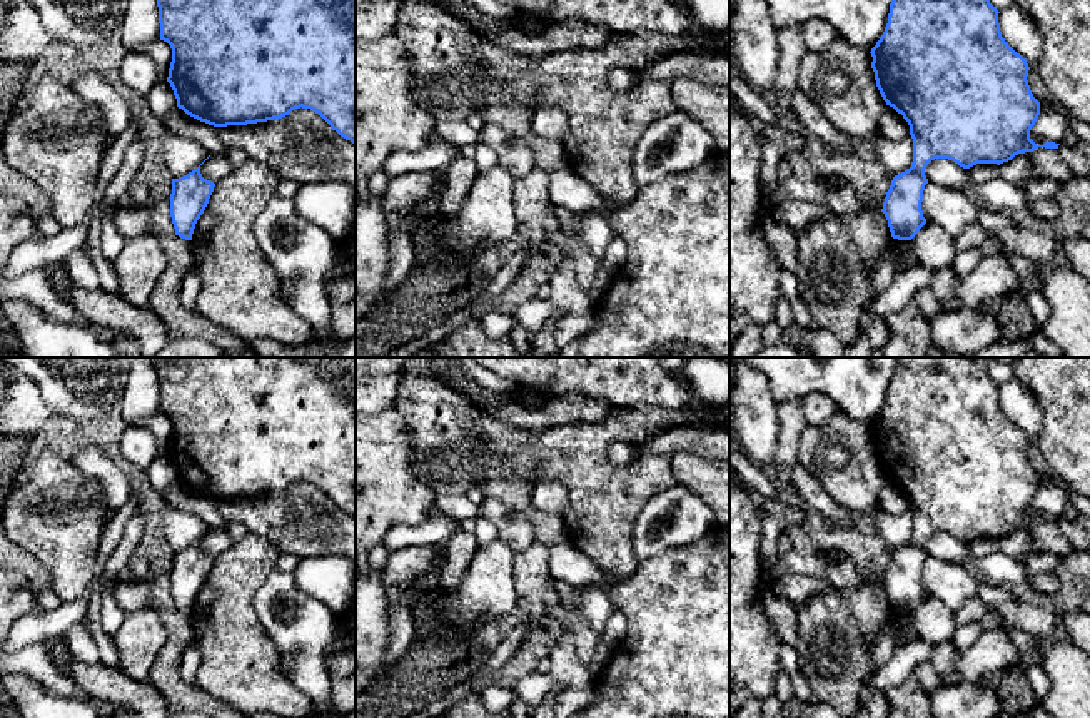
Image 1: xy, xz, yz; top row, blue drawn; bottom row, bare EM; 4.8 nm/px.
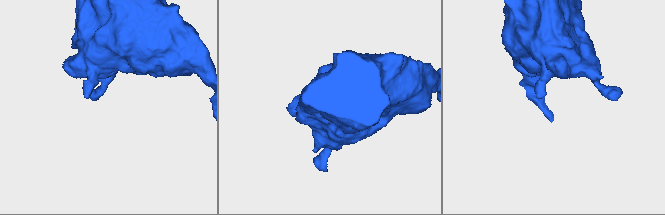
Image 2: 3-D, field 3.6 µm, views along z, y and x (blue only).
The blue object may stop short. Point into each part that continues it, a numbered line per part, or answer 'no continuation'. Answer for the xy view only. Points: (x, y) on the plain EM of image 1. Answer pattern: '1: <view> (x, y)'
no continuation

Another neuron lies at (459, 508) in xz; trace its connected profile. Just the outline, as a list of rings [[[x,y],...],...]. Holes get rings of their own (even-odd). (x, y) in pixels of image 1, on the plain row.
[[[437,493],[434,499],[434,509],[456,521],[474,519],[479,511],[466,496],[449,496],[441,493]]]

